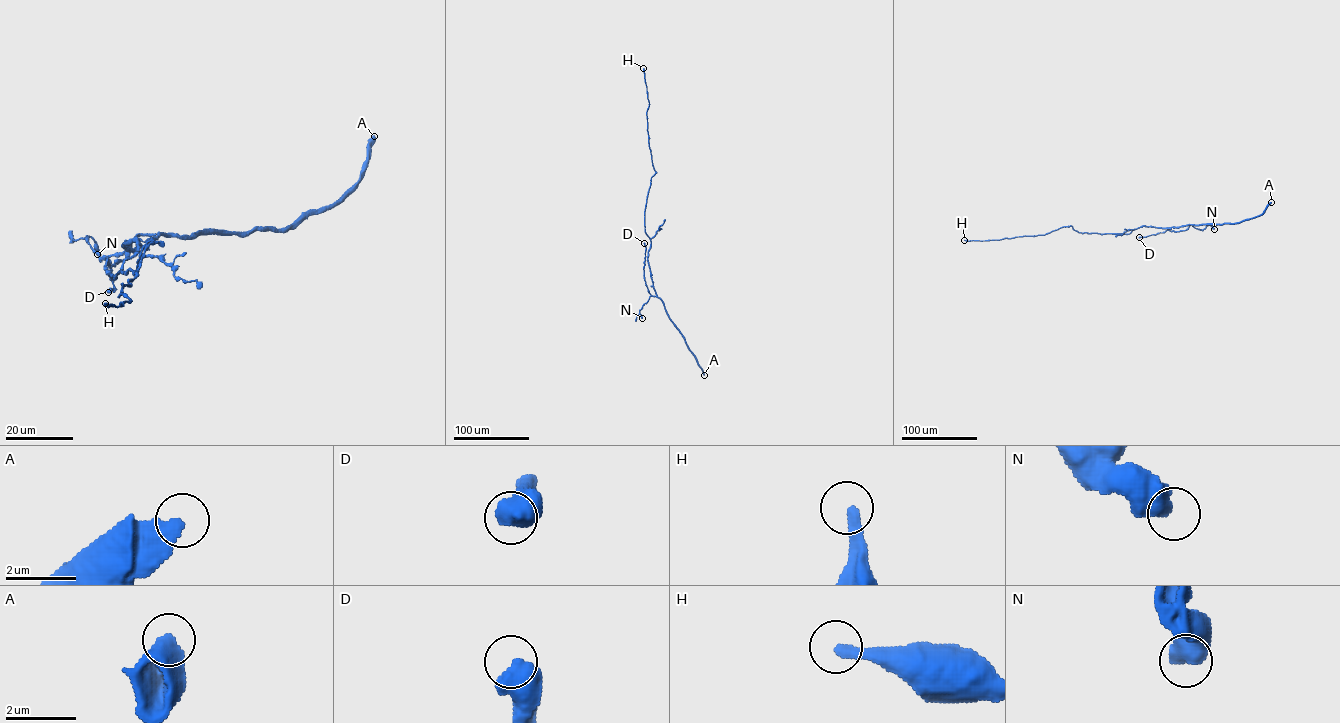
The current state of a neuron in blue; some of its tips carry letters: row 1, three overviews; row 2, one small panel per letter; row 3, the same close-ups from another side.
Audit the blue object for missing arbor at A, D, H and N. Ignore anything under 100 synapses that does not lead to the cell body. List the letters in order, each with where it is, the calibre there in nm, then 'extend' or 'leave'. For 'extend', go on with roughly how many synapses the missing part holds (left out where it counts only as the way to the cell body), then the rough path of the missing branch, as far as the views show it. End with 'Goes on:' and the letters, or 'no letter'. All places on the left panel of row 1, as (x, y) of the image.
A: at (374, 136); 420 nm thick; leave
D: at (108, 292); 650 nm thick; leave
H: at (105, 303); 320 nm thick; extend; about 150 synapses
N: at (97, 254); 700 nm thick; leave
Goes on: H

